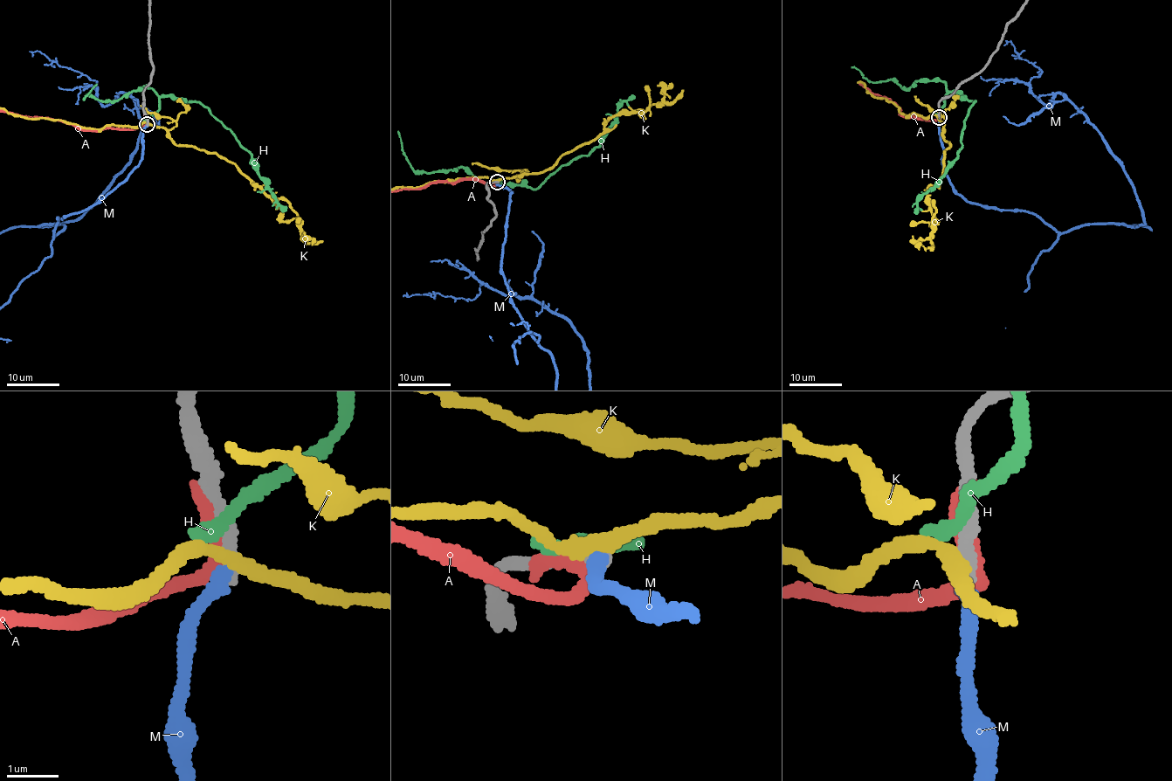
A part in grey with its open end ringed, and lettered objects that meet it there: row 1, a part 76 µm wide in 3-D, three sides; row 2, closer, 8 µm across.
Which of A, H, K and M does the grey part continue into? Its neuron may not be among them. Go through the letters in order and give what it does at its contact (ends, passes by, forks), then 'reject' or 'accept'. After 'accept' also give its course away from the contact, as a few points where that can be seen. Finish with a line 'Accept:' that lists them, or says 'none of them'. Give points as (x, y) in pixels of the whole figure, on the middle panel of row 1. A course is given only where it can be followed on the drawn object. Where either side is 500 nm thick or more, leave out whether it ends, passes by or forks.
A: it ends | reject
H: it ends | reject
K: it passes by | reject
M: it ends | accept
Accept: M

